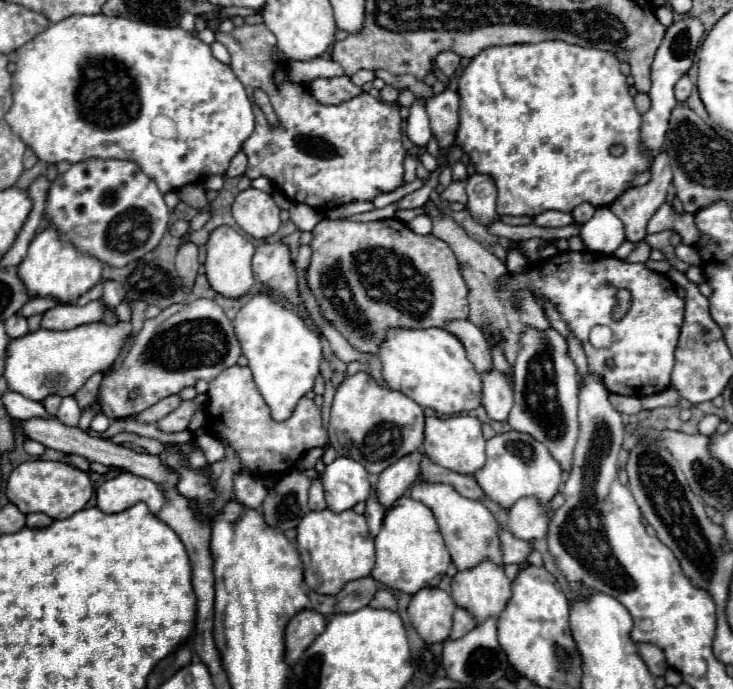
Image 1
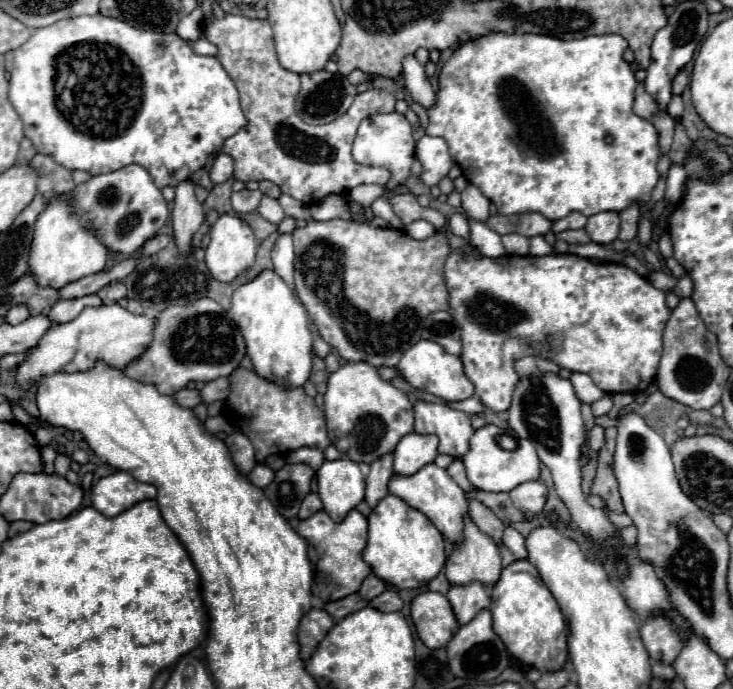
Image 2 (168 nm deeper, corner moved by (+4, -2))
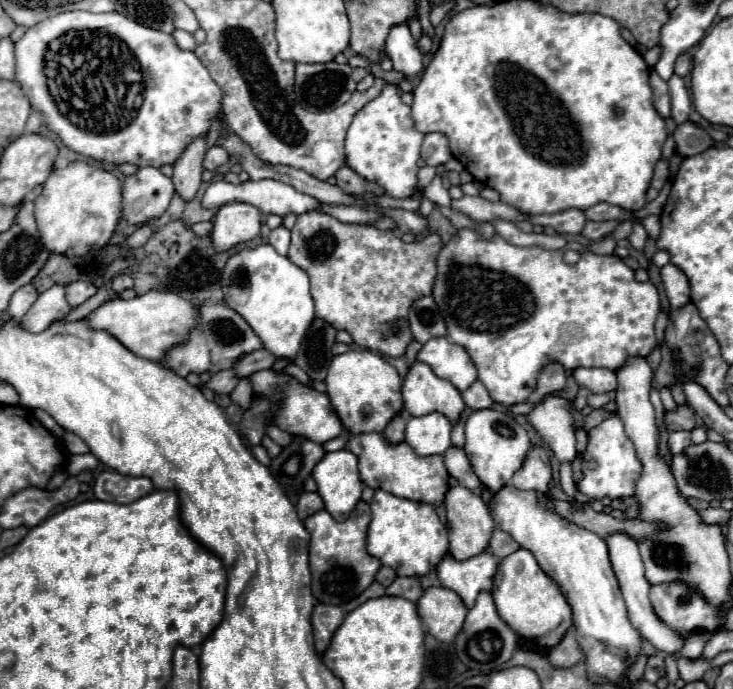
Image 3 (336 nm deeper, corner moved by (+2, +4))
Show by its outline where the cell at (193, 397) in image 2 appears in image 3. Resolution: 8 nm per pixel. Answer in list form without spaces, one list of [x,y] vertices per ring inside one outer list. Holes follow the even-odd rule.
[[[227,369],[227,371],[215,373],[215,375],[205,383],[205,387],[211,389],[213,393],[217,393],[217,395],[229,395],[229,393],[235,389],[237,381],[239,381],[239,379],[233,375],[233,371]]]

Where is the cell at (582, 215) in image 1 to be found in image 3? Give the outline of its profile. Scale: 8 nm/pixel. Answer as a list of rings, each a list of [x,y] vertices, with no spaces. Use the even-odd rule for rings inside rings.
[[[567,209],[555,215],[531,215],[529,221],[533,225],[543,225],[543,227],[553,227],[557,233],[571,233],[577,235],[581,233],[583,225],[585,225],[585,213],[581,209]]]

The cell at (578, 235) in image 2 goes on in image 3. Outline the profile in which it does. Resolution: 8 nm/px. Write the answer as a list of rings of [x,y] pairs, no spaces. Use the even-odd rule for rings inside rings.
[[[587,221],[581,235],[589,241],[599,241],[607,235],[611,235],[611,231],[617,227],[617,221],[603,221],[603,223],[595,223],[595,221]]]

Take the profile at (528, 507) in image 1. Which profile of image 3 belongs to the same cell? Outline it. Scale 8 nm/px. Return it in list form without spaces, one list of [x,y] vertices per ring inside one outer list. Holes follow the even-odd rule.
[[[533,447],[527,455],[527,461],[523,467],[513,475],[511,485],[521,491],[537,491],[547,493],[551,483],[551,463],[549,455],[541,447]]]

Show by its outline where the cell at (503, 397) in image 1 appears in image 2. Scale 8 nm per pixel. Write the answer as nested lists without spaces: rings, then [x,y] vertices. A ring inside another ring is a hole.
[[[465,245],[447,257],[445,285],[449,291],[449,311],[461,327],[461,361],[465,375],[473,381],[475,395],[481,403],[495,413],[509,409],[513,387],[519,379],[515,361],[527,355],[551,359],[571,373],[587,373],[593,383],[607,393],[639,393],[655,381],[663,349],[663,329],[671,309],[665,305],[665,291],[655,289],[647,279],[621,263],[591,263],[589,259],[573,255],[503,255],[491,259],[475,255],[471,247]],[[609,305],[629,307],[631,317],[627,317],[627,309],[619,315],[619,311],[609,309]],[[629,351],[631,371],[617,371],[617,365],[629,359]]]

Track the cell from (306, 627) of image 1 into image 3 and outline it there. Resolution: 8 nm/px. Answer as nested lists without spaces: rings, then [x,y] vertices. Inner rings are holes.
[[[325,603],[315,605],[315,609],[311,613],[311,625],[313,625],[315,649],[319,655],[327,649],[335,629],[341,625],[343,617],[345,617],[345,613],[337,605],[325,605]]]

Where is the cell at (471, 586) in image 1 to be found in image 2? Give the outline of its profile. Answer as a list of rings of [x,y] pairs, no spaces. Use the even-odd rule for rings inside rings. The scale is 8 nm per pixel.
[[[465,515],[463,519],[463,539],[459,543],[453,545],[453,553],[449,555],[447,563],[445,563],[445,575],[449,579],[449,583],[453,585],[467,585],[471,581],[481,581],[487,585],[493,585],[499,575],[501,575],[501,553],[497,543],[485,535],[475,523],[473,519],[469,519],[469,515]]]

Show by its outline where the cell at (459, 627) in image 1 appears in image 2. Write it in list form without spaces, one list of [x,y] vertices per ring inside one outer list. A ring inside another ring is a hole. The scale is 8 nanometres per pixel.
[[[485,583],[451,585],[447,591],[447,599],[449,599],[449,603],[457,615],[457,621],[461,625],[469,623],[481,609],[487,609],[491,603]]]

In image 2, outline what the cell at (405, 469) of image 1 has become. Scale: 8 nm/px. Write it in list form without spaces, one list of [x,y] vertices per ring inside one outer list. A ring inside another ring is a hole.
[[[409,433],[405,435],[397,447],[395,447],[395,463],[393,473],[397,475],[413,475],[423,465],[435,461],[437,457],[437,435],[421,435],[421,433]]]

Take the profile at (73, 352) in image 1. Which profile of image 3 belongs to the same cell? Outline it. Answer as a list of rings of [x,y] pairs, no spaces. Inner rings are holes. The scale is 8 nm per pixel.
[[[149,291],[135,299],[109,299],[95,311],[87,315],[87,327],[93,331],[107,331],[119,343],[123,343],[131,353],[143,359],[161,361],[167,349],[177,343],[183,343],[195,321],[195,303],[183,301],[175,293],[167,291]]]

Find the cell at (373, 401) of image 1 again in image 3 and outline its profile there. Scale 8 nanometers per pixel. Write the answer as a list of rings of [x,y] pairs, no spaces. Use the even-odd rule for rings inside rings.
[[[351,349],[343,355],[335,355],[325,385],[333,411],[337,413],[349,435],[383,433],[389,421],[403,413],[399,373],[385,361],[385,357],[367,349]]]

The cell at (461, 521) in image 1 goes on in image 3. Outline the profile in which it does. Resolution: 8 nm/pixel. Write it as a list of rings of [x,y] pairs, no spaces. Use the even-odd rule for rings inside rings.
[[[379,433],[351,437],[347,441],[345,449],[357,455],[361,481],[365,485],[369,485],[373,489],[387,489],[389,493],[395,493],[397,497],[427,503],[433,507],[445,503],[445,495],[449,491],[449,473],[447,473],[447,467],[443,465],[441,455],[419,457],[413,453],[413,449],[407,443],[399,443],[397,447],[387,445],[383,435],[379,435]]]

